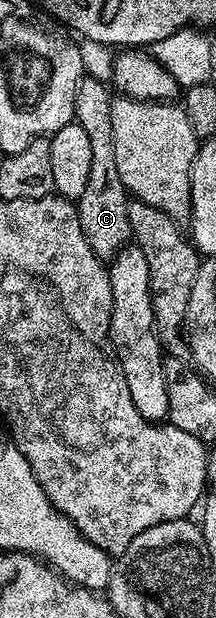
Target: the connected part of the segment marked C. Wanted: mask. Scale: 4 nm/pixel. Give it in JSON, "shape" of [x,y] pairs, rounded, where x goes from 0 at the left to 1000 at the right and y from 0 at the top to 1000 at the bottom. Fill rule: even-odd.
{"shape":[[[394,123],[356,136],[343,196],[366,197],[375,207],[394,207],[394,215],[412,220],[417,244],[431,246],[412,291],[394,296],[394,311],[375,311],[356,324],[356,338],[375,375],[394,375],[412,401],[431,401],[440,413],[481,421],[528,417],[560,400],[611,390],[597,316],[579,298],[560,298],[560,278],[542,278],[542,252],[523,252],[523,197],[505,194],[519,157],[491,131]]]}

